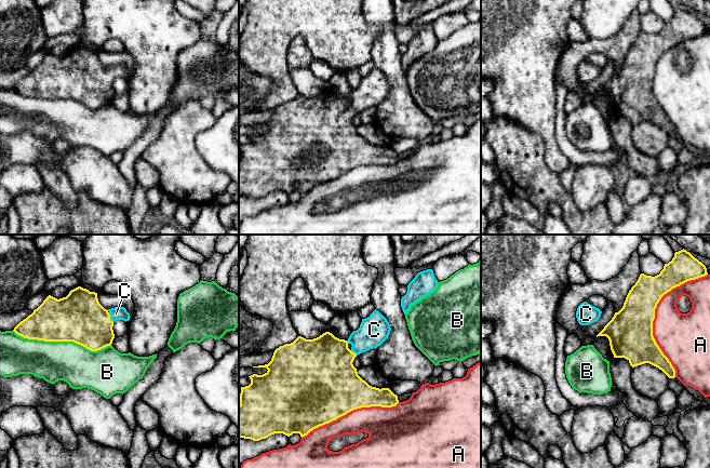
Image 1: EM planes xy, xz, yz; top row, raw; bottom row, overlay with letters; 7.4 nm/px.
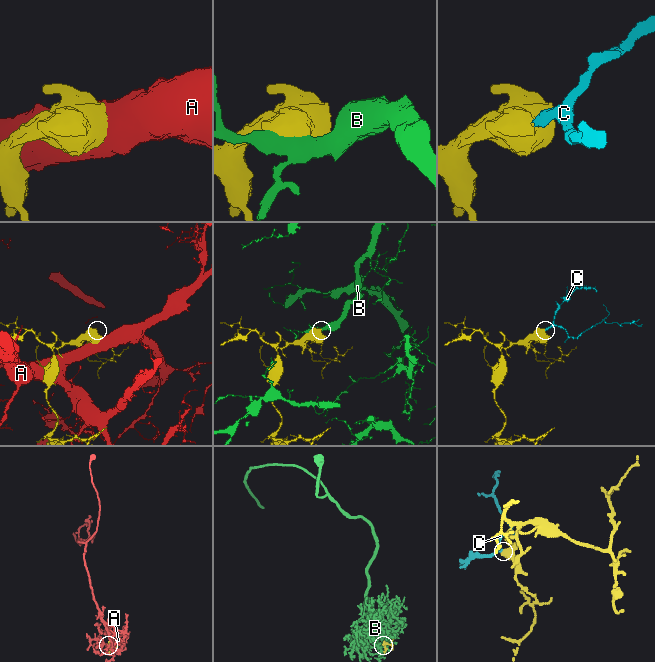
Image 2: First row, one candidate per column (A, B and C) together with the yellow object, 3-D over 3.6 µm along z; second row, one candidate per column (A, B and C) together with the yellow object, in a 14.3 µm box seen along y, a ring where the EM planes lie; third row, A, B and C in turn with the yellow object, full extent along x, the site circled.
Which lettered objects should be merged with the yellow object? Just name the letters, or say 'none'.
C

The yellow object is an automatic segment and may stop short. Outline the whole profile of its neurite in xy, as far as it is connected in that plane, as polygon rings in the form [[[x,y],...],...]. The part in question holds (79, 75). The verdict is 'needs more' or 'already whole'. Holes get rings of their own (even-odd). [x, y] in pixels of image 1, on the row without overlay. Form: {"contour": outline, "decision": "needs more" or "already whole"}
{"contour": [[[78,44],[59,57],[49,53],[13,89],[28,97],[73,99],[97,109],[112,102],[113,80],[130,76],[124,65],[107,68],[99,62],[97,51]]], "decision": "needs more"}

